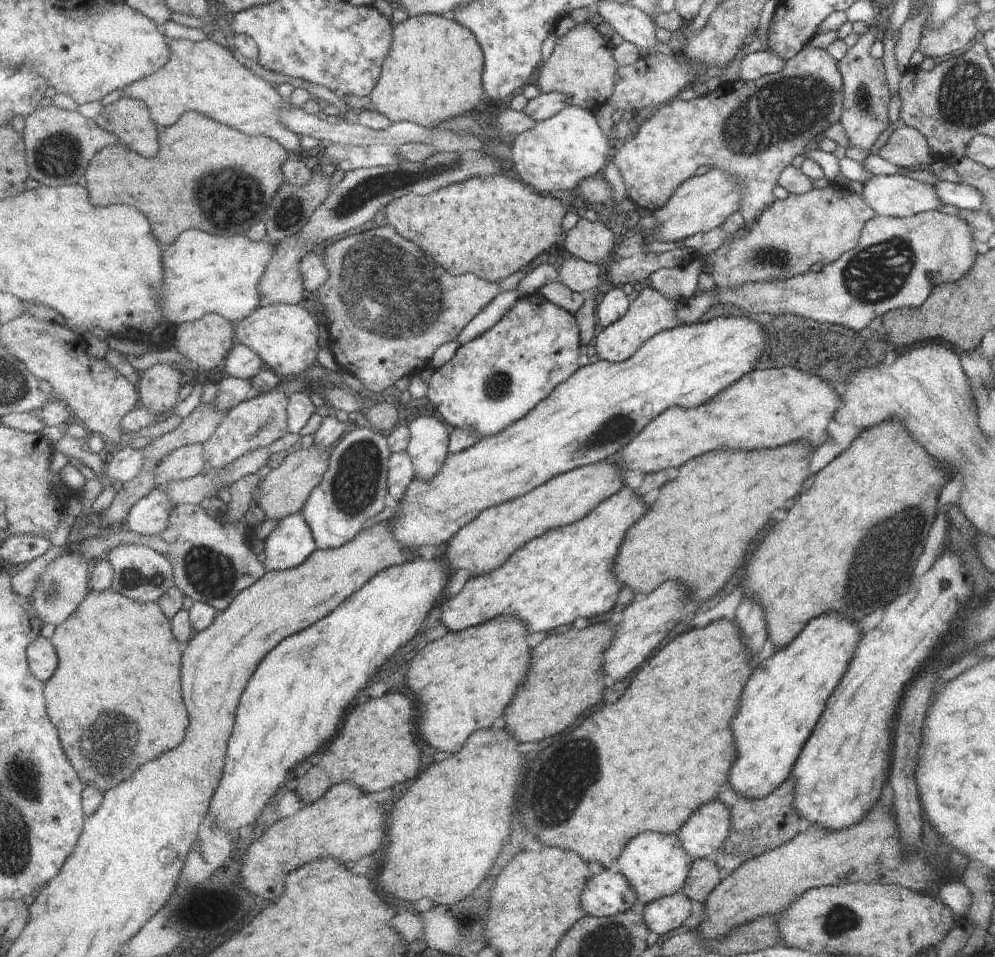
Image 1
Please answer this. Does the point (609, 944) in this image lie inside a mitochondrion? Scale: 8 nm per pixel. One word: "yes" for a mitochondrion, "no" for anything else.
yes

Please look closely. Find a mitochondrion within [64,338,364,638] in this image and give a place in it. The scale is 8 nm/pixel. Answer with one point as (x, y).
(209, 572)

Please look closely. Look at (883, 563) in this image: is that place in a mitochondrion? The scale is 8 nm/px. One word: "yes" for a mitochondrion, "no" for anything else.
yes

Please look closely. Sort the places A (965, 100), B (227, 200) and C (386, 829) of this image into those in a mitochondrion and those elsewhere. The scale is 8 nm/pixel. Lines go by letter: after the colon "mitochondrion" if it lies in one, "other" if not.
A: mitochondrion
B: mitochondrion
C: other

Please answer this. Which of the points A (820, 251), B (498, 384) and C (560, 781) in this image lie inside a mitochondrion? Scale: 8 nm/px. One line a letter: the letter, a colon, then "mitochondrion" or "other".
A: other
B: mitochondrion
C: mitochondrion

